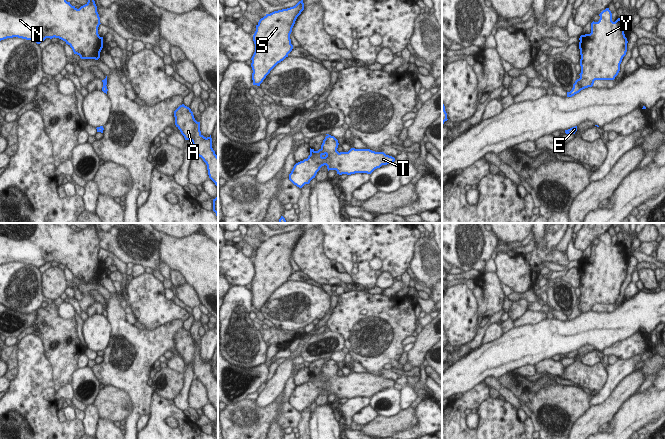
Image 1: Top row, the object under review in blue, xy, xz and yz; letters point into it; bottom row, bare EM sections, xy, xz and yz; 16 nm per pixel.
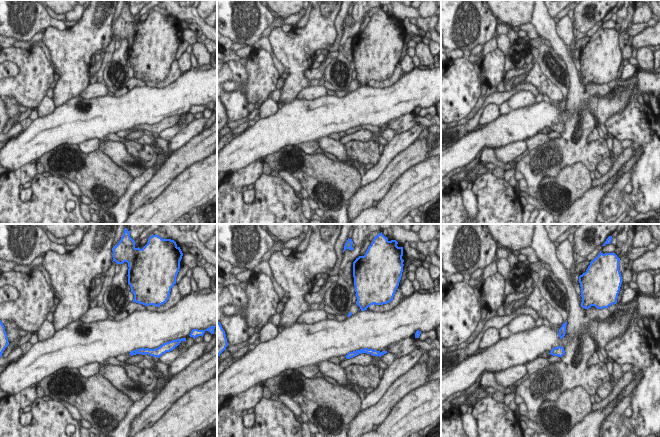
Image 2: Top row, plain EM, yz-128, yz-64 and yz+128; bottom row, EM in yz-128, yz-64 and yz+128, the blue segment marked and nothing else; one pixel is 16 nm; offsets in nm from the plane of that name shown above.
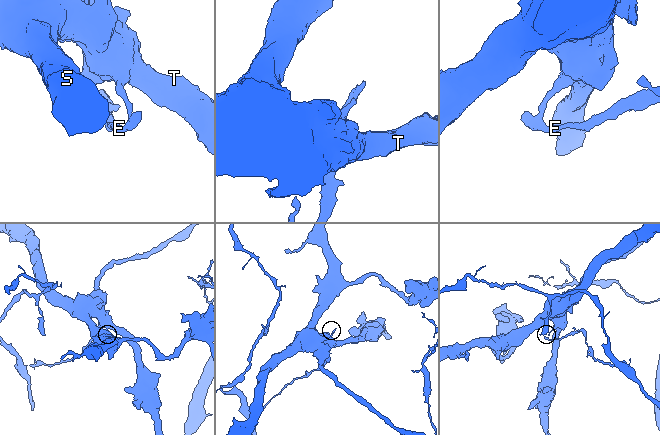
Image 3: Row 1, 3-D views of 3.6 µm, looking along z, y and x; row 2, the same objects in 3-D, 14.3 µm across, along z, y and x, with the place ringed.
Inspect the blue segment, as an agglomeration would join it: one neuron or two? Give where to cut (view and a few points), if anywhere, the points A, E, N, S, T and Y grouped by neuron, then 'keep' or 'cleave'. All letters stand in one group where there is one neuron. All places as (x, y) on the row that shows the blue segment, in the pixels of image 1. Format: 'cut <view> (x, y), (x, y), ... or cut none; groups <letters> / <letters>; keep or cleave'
cut yz (577, 79), (577, 84), (582, 89); groups A N S T Y / E; cleave

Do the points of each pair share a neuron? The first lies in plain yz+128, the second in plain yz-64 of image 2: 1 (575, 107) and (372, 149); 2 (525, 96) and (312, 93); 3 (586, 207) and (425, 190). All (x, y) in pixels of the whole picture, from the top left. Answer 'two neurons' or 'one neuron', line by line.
1: one neuron
2: one neuron
3: two neurons

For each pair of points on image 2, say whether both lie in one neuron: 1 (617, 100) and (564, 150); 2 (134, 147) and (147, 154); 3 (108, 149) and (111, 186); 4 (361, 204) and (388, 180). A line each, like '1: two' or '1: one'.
1: two
2: one
3: two
4: one

